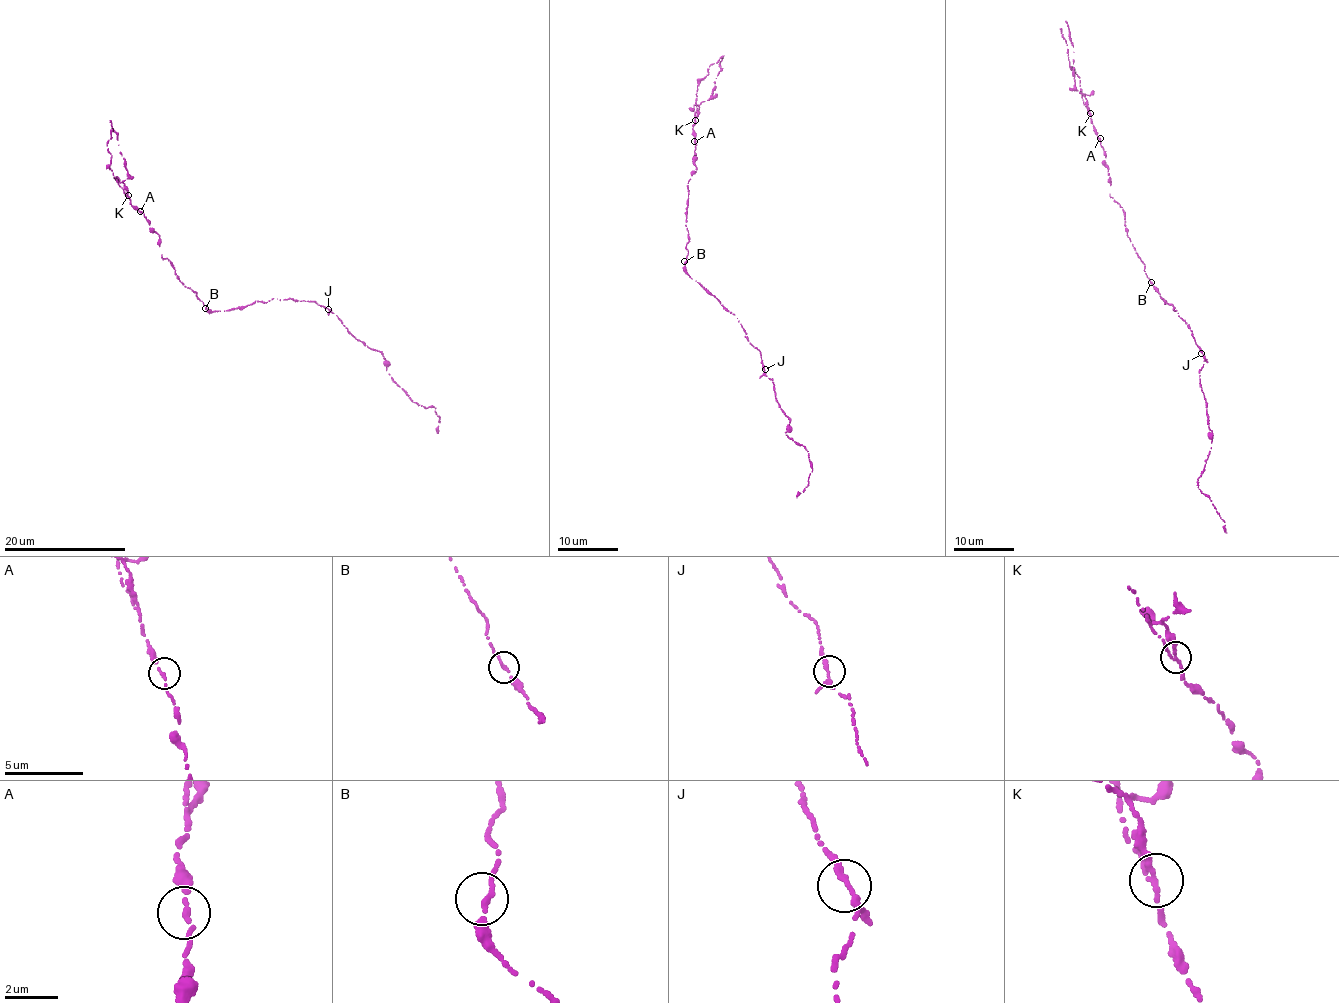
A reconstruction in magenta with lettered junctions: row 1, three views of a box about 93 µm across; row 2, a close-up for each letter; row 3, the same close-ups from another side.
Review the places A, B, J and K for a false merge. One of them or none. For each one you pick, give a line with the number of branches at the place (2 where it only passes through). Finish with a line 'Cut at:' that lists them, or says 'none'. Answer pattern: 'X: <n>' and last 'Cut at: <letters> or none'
K: 3
Cut at: K

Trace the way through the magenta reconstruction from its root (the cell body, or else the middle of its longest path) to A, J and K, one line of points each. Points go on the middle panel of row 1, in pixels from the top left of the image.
A: (696, 280), (686, 271), (685, 265), (689, 238), (685, 225), (687, 183), (697, 169), (694, 141)
J: (696, 280), (735, 314), (749, 341), (759, 351), (765, 369)
K: (696, 280), (686, 271), (685, 265), (689, 238), (685, 225), (687, 183), (697, 169), (693, 157), (695, 119)

